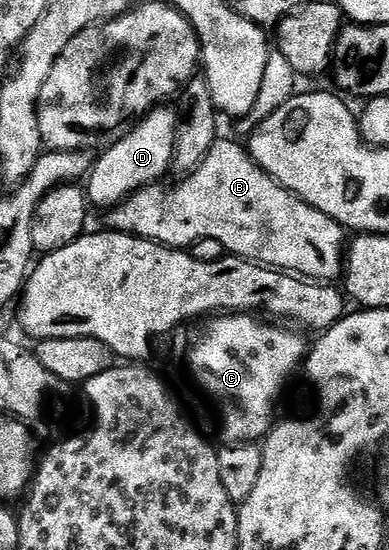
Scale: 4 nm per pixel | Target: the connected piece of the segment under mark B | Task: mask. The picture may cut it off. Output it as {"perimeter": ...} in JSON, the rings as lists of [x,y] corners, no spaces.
{"perimeter":[[[219,138],[205,162],[189,176],[179,179],[175,188],[165,188],[165,183],[159,182],[134,192],[123,204],[117,204],[105,213],[105,227],[183,250],[189,249],[197,240],[216,238],[216,242],[226,247],[227,253],[241,256],[243,260],[253,260],[255,264],[265,264],[267,268],[277,268],[315,282],[337,281],[337,276],[339,279],[343,275],[344,253],[348,248],[348,236],[342,225],[274,181],[252,159],[249,151],[234,140]]]}

